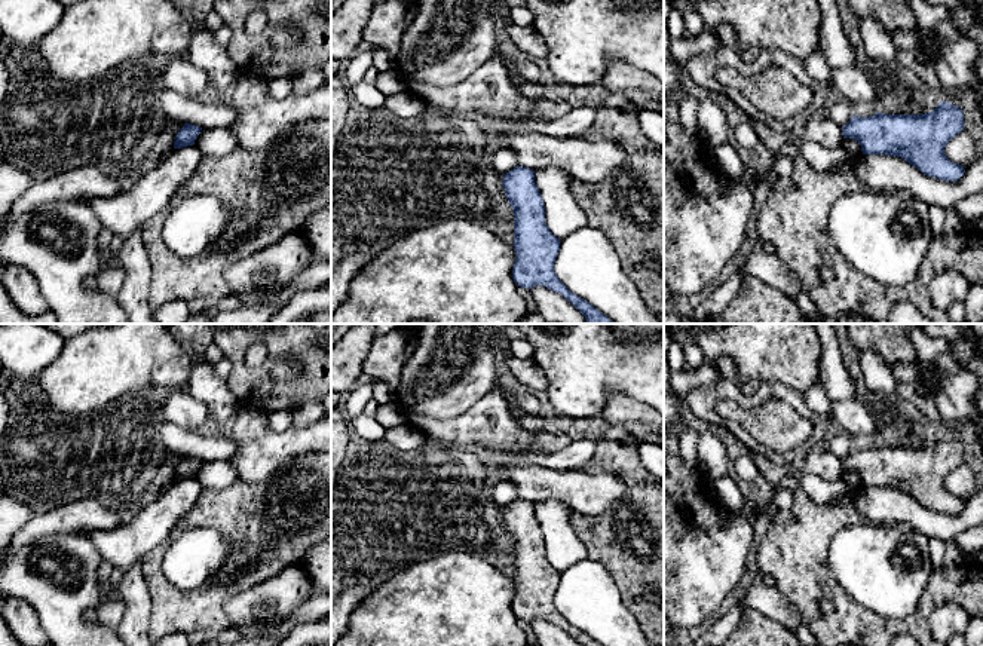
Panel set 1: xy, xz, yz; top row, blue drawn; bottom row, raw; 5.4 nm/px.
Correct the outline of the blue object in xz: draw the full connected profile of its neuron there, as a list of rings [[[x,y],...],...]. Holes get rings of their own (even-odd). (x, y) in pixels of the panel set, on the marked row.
[[[515,166],[503,174],[502,186],[514,211],[512,279],[521,288],[546,287],[561,294],[587,319],[587,324],[615,324],[592,304],[566,288],[554,272],[560,239],[545,223],[545,206],[535,184],[535,171]]]

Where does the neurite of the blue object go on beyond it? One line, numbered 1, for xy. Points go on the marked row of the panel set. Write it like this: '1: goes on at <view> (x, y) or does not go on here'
1: does not go on here

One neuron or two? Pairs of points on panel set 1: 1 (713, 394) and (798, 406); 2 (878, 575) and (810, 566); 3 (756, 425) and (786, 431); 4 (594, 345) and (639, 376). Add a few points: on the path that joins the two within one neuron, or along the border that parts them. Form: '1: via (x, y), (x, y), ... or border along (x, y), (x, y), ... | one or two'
1: via (734, 392), (756, 398), (777, 392) | one
2: border along (835, 535), (827, 553), (827, 566), (851, 597) | two
3: via (763, 425), (775, 425), (778, 428) | one
4: via (605, 355), (615, 366), (628, 367) | one

